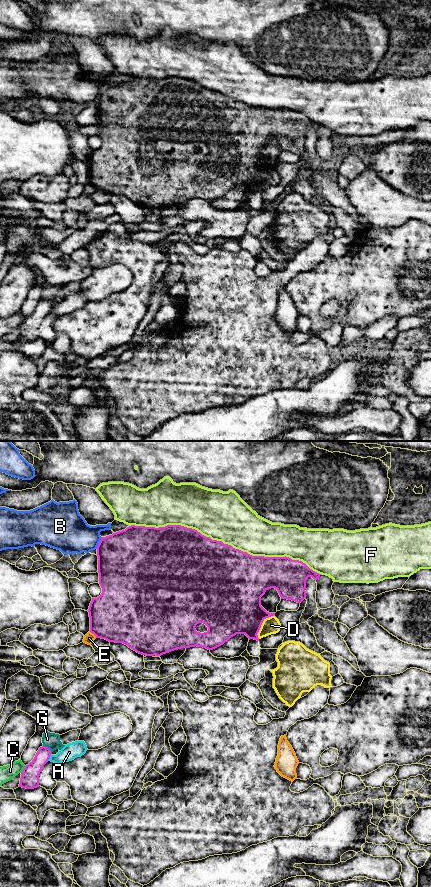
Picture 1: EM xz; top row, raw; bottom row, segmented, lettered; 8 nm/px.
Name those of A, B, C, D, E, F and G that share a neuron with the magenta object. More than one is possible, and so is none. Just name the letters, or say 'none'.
none

